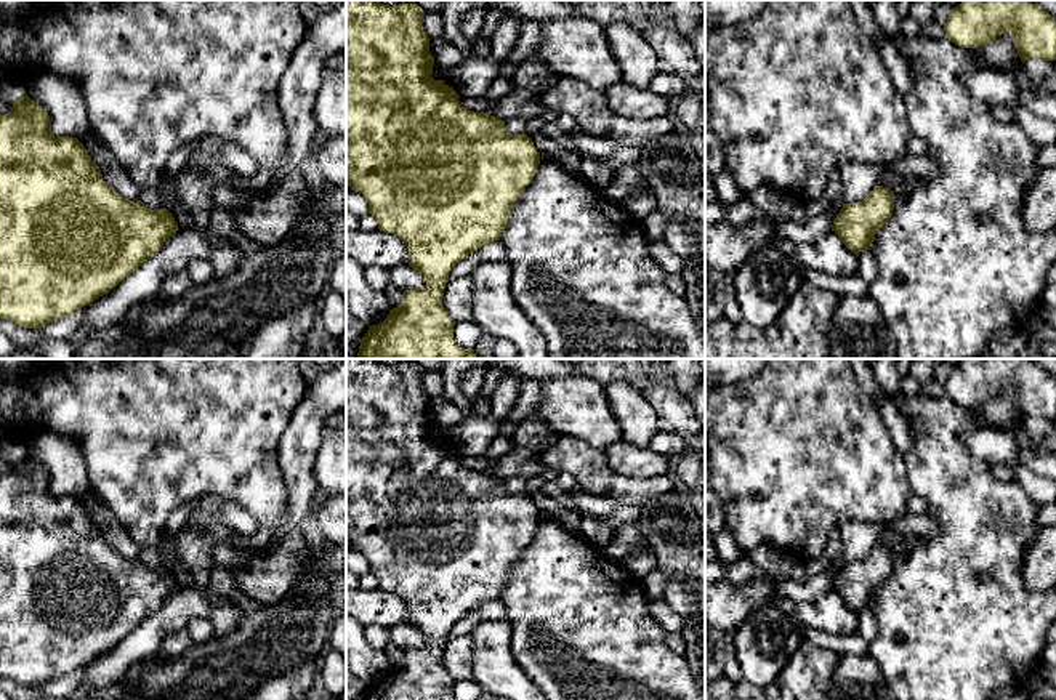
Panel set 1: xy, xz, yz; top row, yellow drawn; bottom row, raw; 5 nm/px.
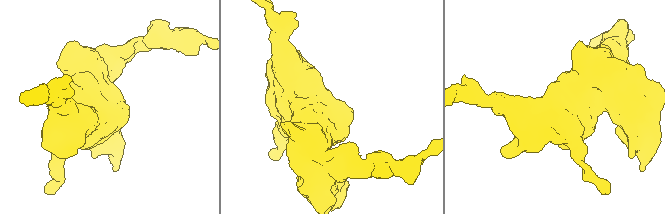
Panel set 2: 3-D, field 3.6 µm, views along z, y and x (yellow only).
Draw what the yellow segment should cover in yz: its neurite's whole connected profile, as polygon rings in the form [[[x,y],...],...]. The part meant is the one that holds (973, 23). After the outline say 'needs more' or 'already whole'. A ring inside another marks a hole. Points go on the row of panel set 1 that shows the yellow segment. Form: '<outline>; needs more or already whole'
[[[963,0],[944,29],[961,48],[979,48],[1010,32],[1022,64],[1032,58],[1056,61],[1056,21],[1030,0]]]; already whole

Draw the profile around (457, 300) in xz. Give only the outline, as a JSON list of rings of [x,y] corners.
[[[463,276],[447,282],[444,288],[442,306],[455,322],[473,320],[473,292],[474,287],[471,276]]]

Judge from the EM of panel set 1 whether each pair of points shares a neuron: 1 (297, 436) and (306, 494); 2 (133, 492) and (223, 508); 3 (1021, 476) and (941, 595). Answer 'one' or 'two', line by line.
1: one
2: two
3: two

